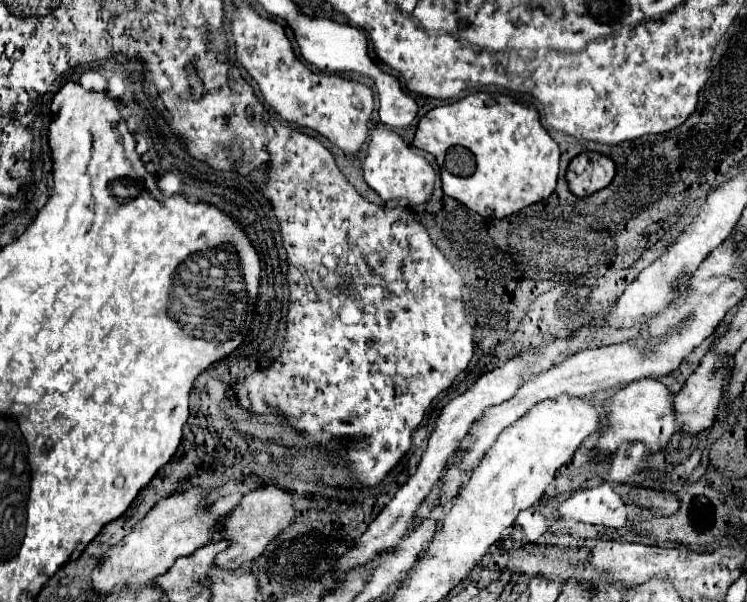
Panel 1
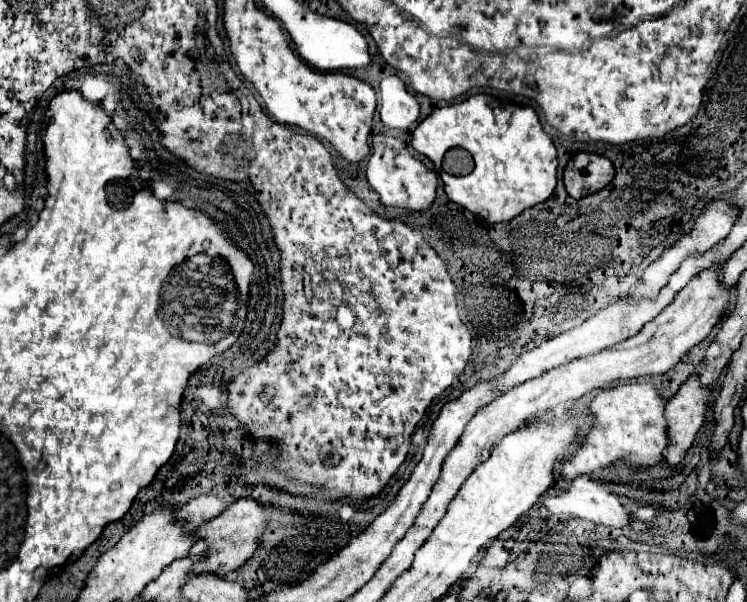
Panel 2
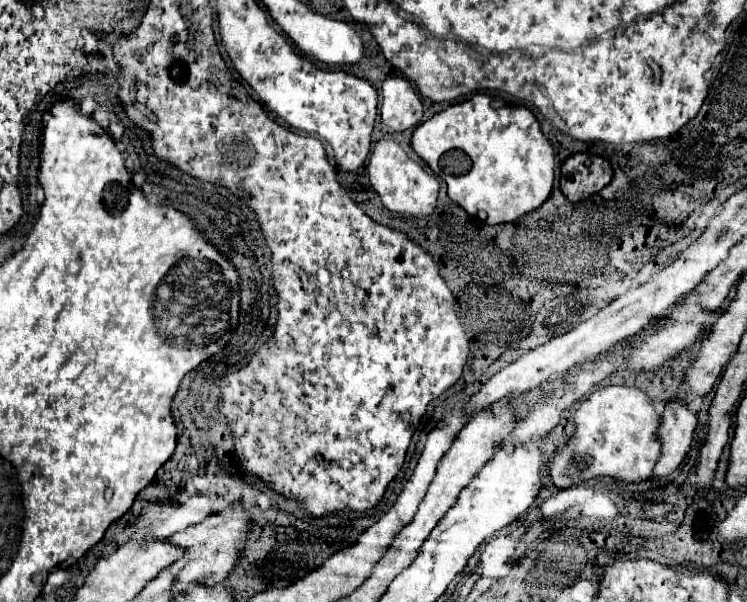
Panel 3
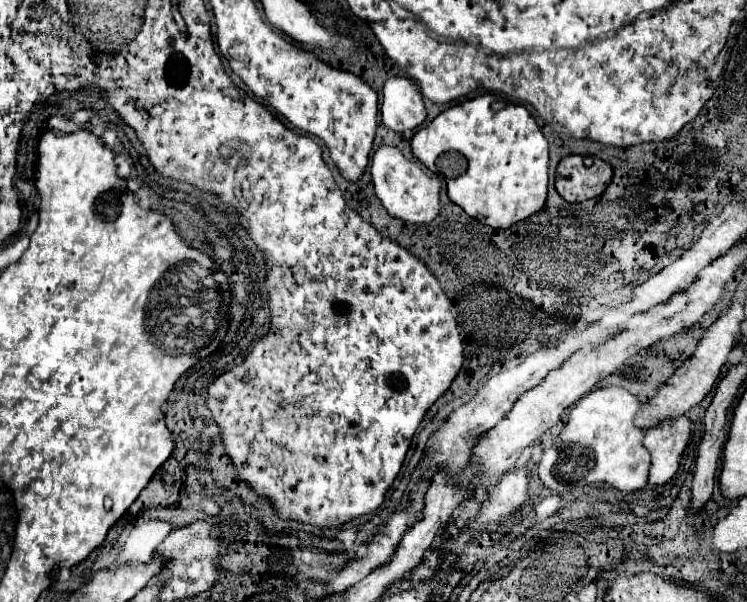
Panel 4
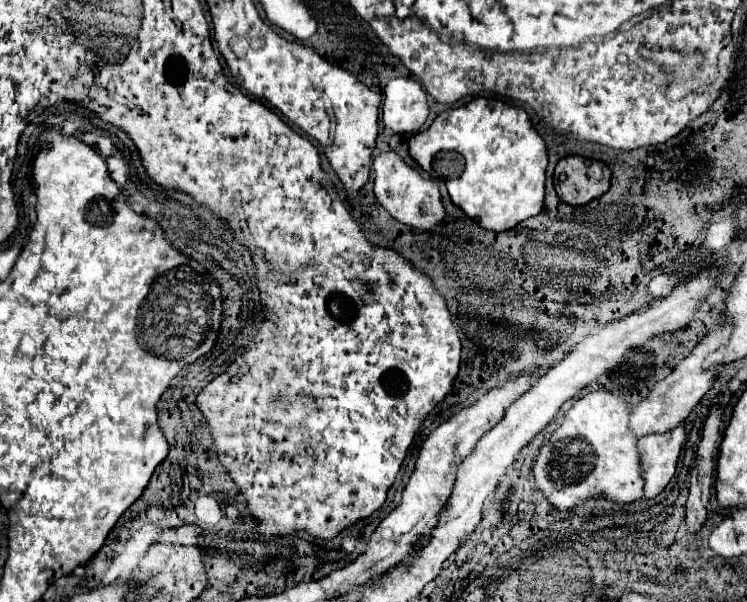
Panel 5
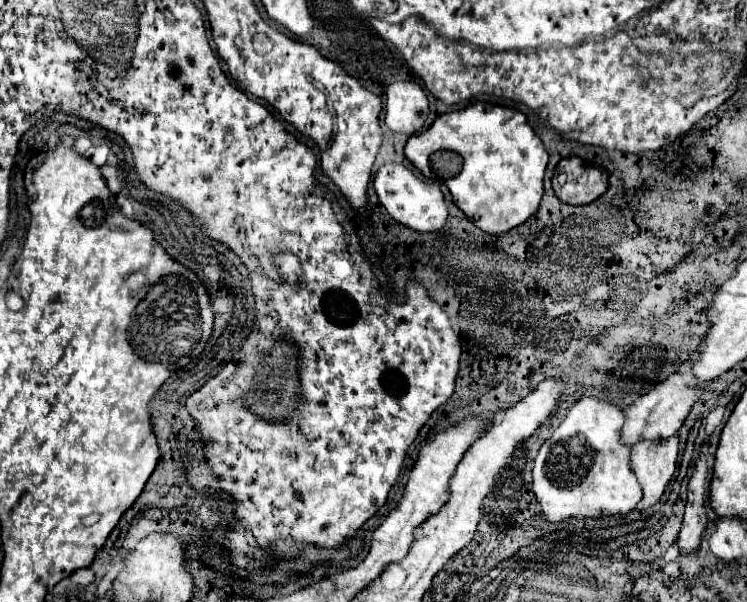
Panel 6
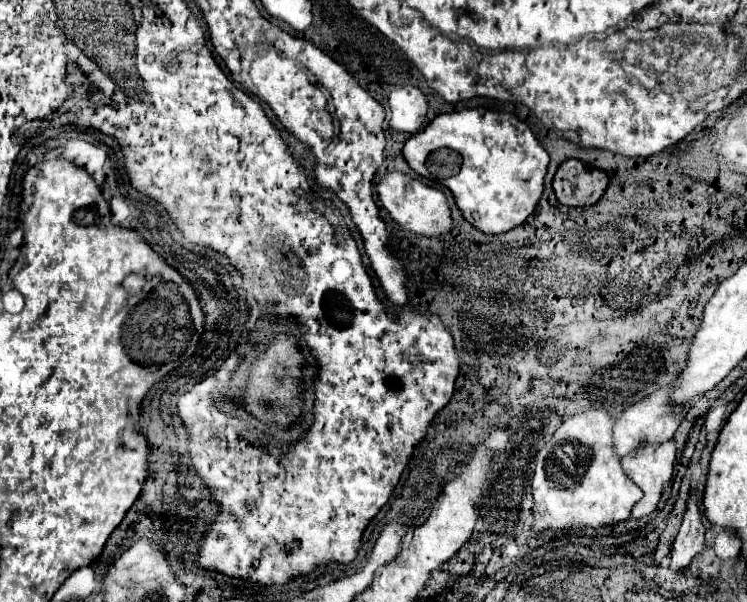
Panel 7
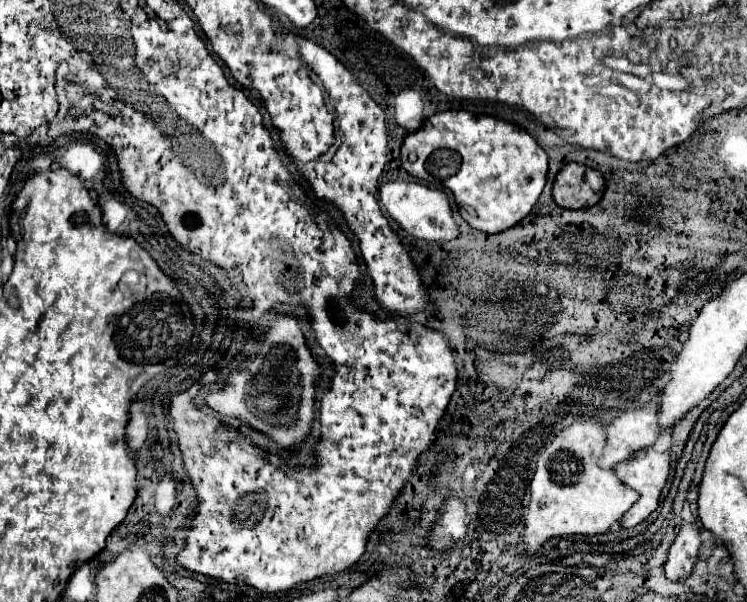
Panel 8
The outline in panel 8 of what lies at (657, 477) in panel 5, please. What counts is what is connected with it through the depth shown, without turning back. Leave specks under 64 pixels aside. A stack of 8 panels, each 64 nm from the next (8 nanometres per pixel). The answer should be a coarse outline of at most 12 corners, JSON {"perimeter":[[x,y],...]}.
{"perimeter":[[646,448],[614,470],[640,494],[622,528],[638,526],[658,508],[670,454]]}

